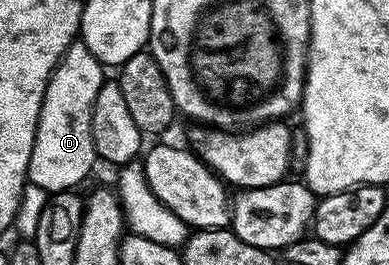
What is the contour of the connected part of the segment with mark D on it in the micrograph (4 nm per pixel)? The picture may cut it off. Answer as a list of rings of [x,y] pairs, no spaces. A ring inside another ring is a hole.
[[[76,40],[64,52],[48,80],[26,173],[29,185],[44,188],[47,195],[81,187],[81,182],[89,176],[90,169],[96,163],[92,112],[96,104],[96,92],[100,92],[104,81],[102,73],[104,67],[98,57],[82,41]]]

